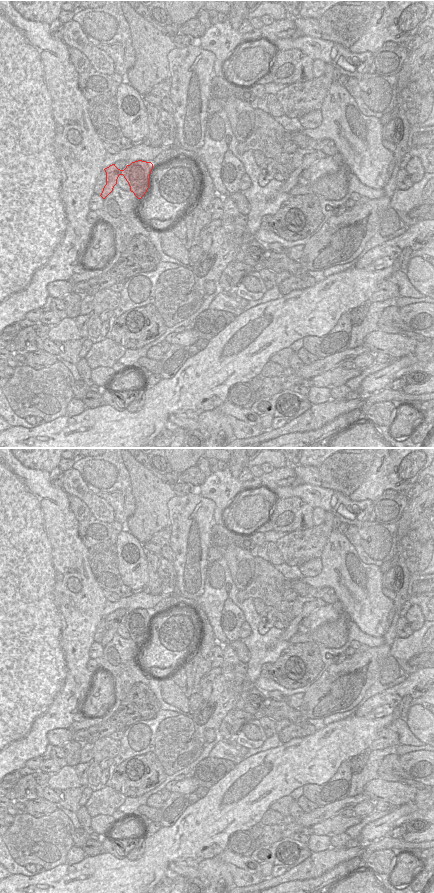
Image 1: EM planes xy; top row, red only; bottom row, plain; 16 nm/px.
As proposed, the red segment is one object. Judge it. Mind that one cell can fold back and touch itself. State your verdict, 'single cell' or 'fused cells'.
fused cells

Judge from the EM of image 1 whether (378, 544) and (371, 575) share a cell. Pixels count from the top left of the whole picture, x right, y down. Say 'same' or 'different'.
different

